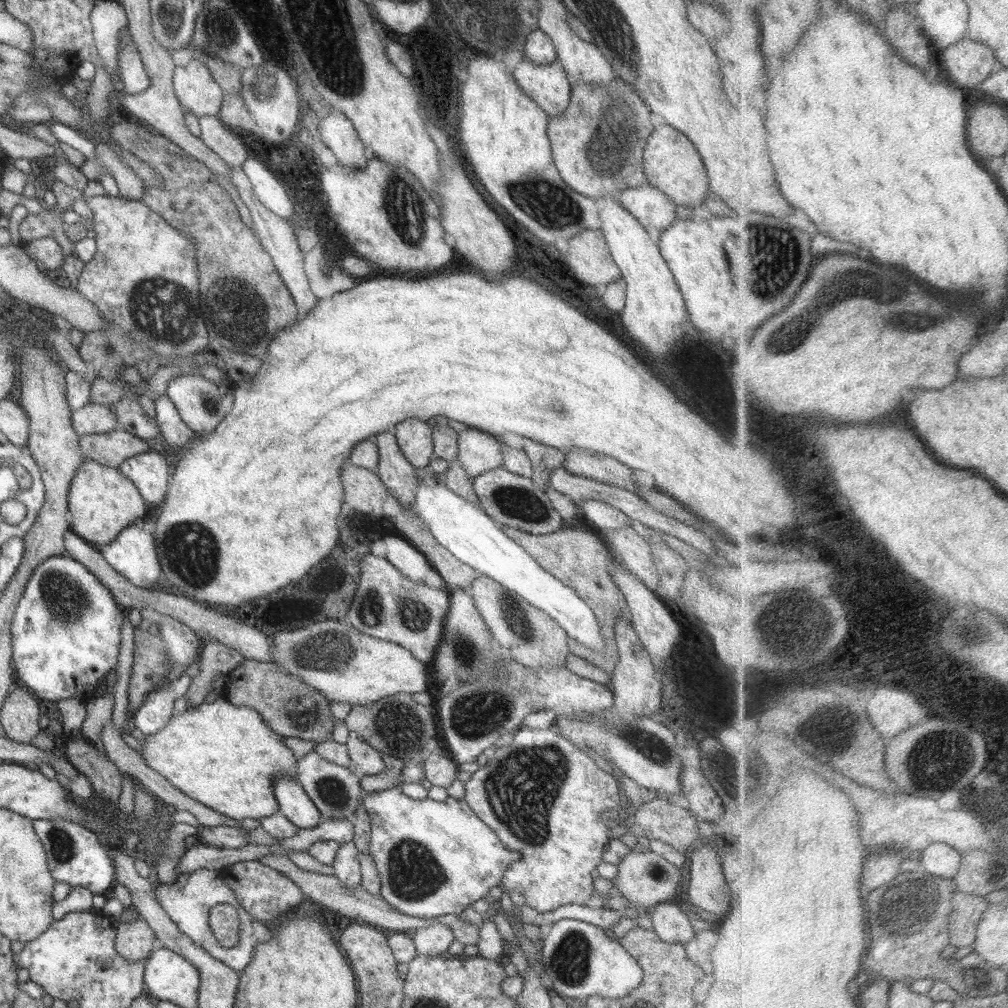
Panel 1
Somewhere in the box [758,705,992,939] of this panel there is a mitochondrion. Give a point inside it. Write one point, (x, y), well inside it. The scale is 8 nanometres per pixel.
(952, 754)

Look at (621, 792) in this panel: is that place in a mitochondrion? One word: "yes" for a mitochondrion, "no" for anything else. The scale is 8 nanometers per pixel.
no

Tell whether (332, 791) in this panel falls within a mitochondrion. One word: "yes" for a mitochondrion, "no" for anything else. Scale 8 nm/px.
yes

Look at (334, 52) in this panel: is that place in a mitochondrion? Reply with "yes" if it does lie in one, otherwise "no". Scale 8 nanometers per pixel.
yes

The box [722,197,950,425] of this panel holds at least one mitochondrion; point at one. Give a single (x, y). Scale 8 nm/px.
(784, 271)

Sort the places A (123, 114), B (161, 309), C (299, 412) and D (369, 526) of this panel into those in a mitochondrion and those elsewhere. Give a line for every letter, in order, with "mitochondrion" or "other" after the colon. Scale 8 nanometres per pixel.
A: other
B: mitochondrion
C: other
D: other

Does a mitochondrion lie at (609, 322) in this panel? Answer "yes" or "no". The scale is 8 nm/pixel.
no

